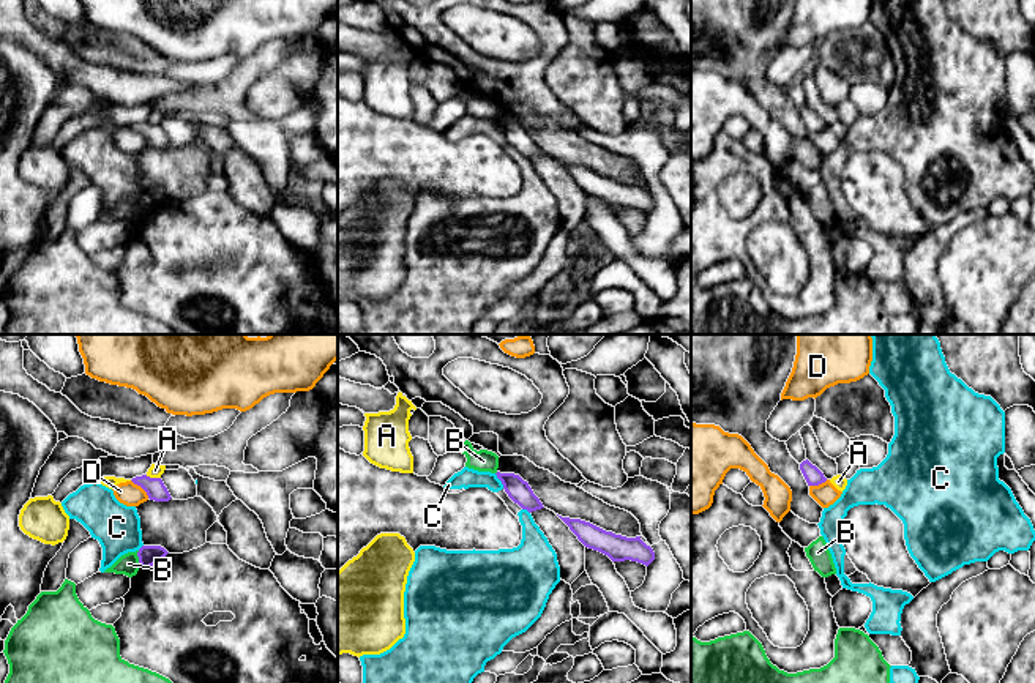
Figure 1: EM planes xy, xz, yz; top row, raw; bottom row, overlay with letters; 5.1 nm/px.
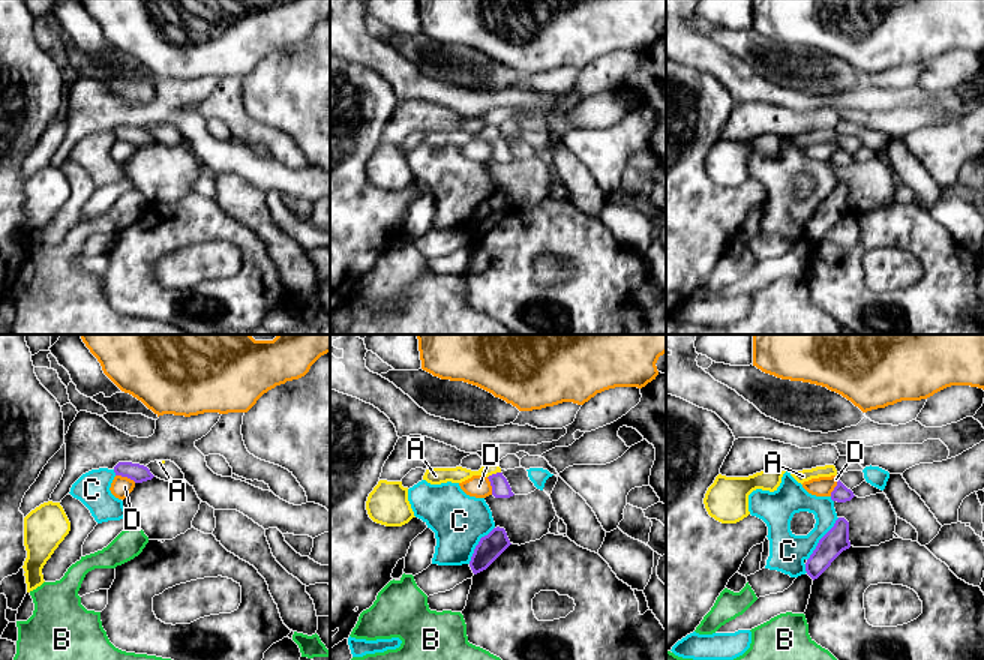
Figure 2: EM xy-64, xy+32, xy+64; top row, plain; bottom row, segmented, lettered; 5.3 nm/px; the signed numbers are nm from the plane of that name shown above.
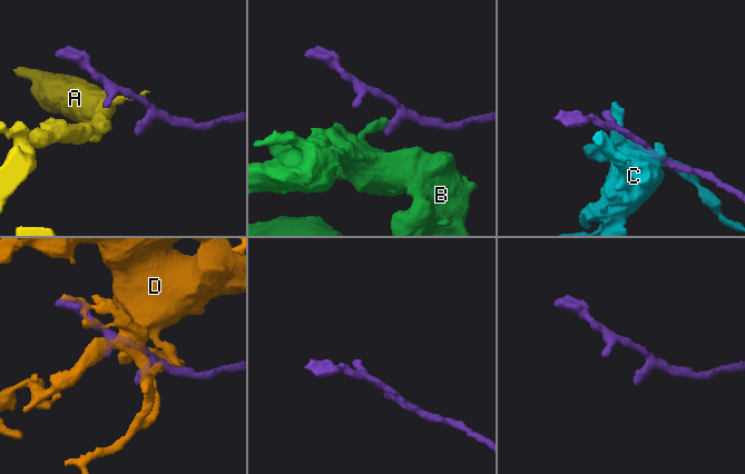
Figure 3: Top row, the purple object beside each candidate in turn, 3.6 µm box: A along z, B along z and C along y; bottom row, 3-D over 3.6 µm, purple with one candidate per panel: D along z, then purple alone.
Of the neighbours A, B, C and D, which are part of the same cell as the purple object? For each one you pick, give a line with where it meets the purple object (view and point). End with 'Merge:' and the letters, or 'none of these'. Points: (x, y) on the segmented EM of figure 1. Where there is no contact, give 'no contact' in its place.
Merge: none of these

